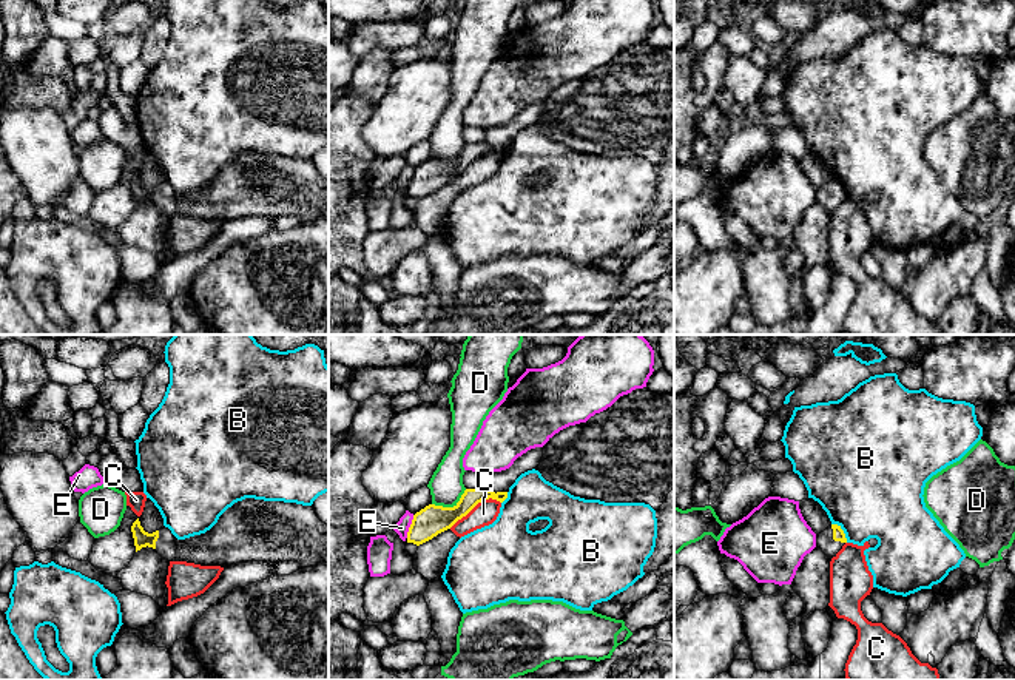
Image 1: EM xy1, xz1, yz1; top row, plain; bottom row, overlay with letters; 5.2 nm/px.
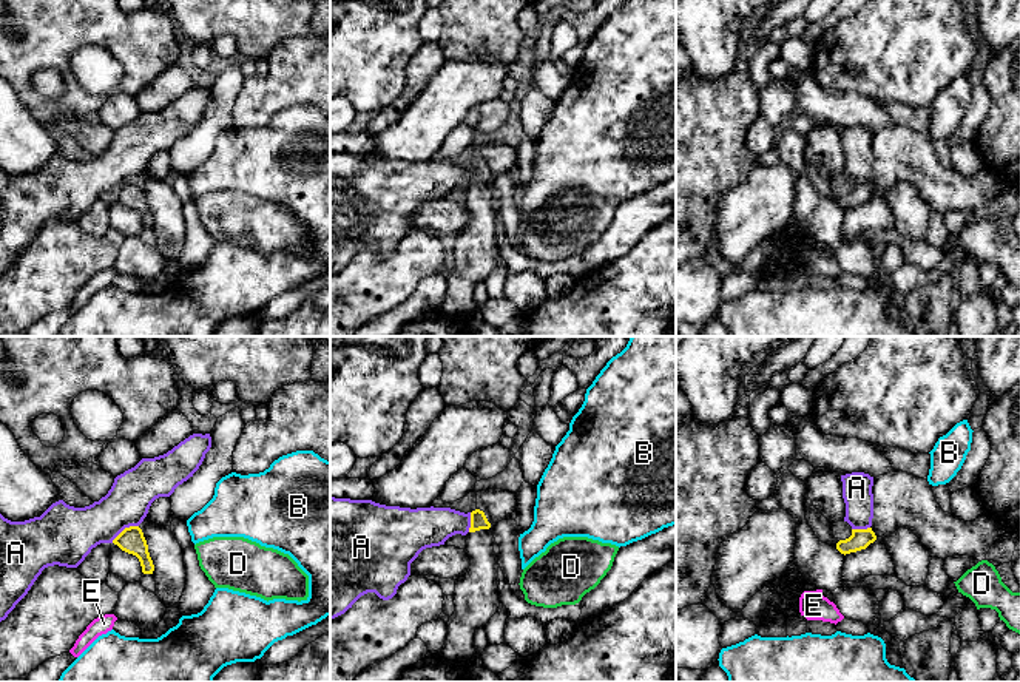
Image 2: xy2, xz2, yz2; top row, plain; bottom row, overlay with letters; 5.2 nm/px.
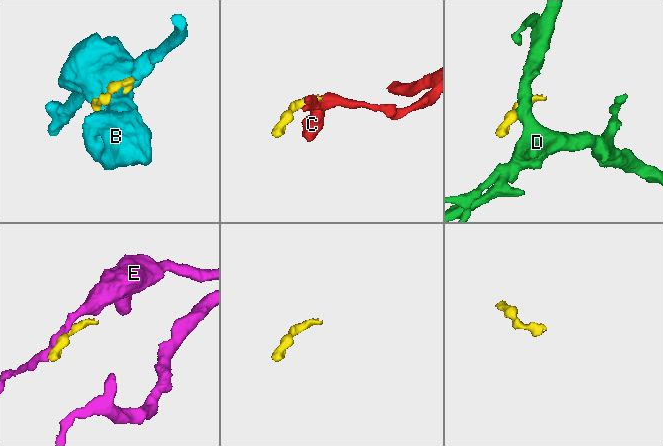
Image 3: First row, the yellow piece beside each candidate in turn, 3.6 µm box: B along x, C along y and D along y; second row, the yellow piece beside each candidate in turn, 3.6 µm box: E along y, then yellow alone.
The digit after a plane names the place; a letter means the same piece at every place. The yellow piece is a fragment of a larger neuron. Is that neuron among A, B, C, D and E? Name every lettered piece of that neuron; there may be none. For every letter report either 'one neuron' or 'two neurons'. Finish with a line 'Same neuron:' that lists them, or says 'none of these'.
A: two neurons
B: two neurons
C: two neurons
D: two neurons
E: two neurons
Same neuron: none of these

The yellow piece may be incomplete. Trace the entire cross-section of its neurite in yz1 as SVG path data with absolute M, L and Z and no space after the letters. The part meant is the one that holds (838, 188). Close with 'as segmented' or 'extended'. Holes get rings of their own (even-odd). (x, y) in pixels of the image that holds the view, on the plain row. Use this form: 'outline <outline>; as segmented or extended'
outline M831 179L824 187L816 190L816 200L821 202L828 213L836 211L845 197L845 188L838 179Z; extended

